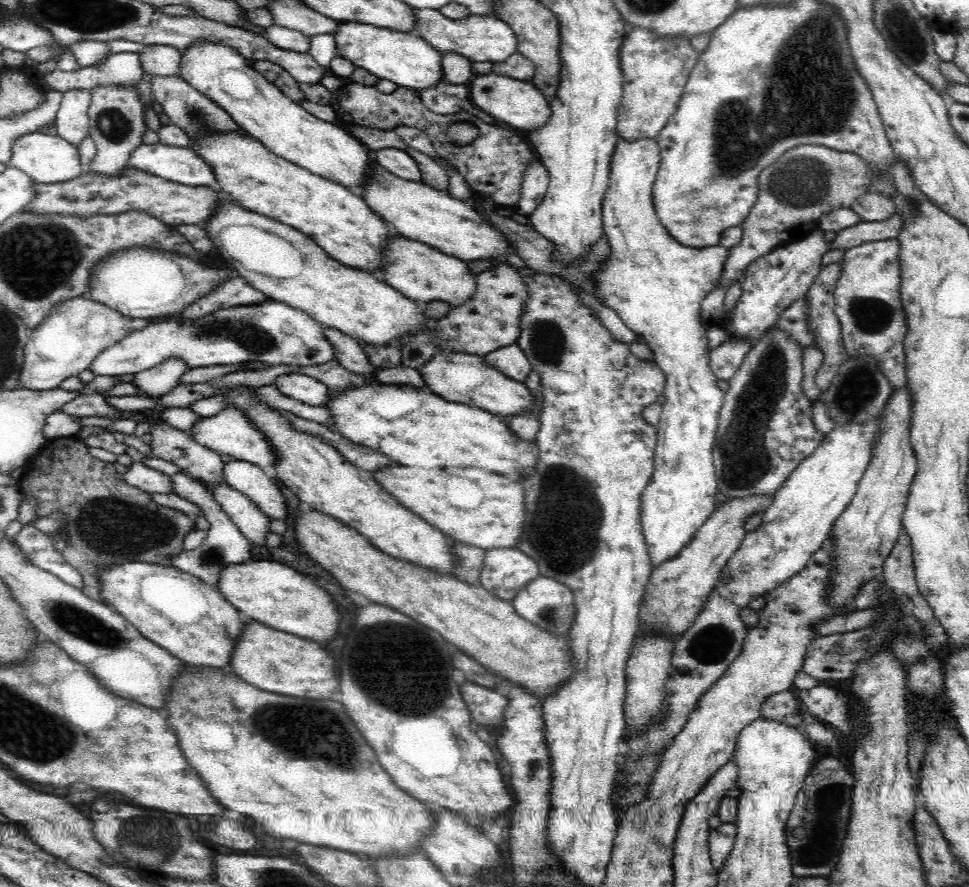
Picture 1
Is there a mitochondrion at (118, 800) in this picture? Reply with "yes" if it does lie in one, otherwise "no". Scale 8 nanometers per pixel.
no

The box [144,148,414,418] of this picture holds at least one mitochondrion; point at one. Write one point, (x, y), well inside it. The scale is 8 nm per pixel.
(255, 338)

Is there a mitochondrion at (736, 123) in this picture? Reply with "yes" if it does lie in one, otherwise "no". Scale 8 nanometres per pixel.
yes

